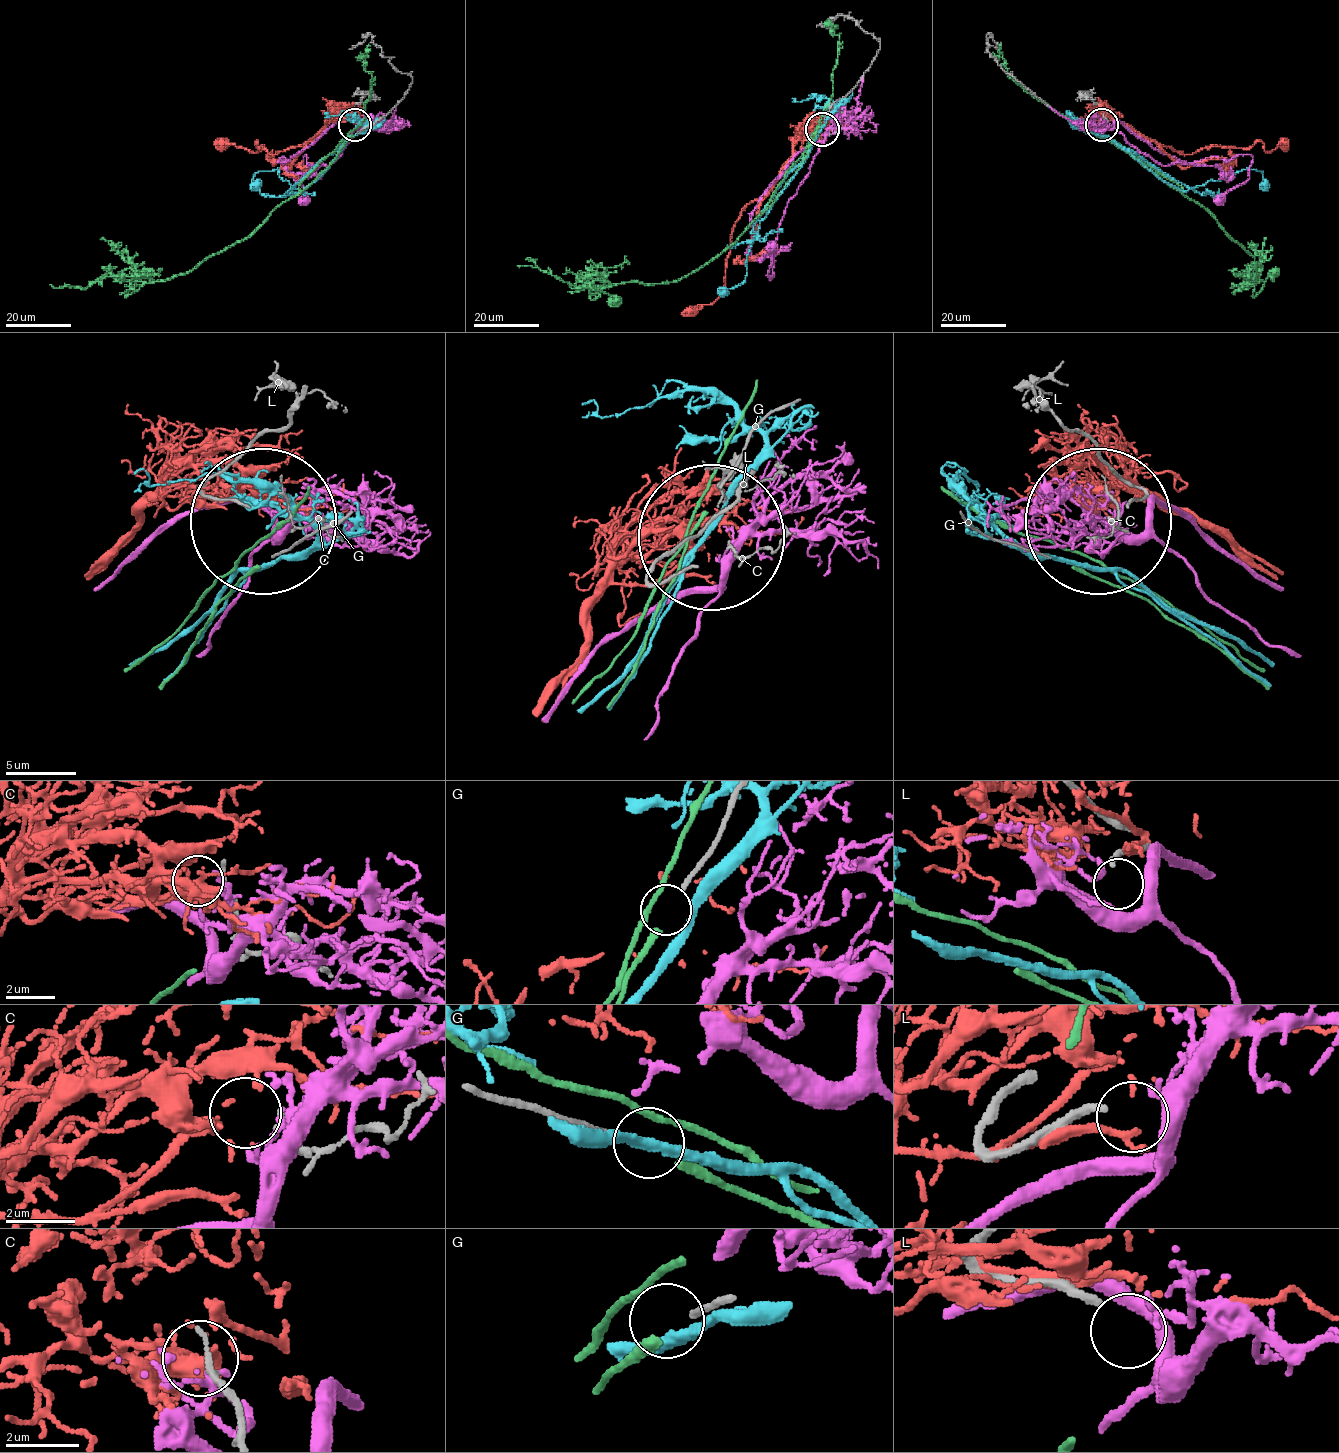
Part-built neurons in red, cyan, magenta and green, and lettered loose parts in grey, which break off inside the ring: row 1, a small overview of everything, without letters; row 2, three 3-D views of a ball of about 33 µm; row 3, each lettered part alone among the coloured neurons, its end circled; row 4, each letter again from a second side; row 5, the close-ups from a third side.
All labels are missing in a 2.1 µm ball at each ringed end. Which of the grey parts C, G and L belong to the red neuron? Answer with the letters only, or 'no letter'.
C

